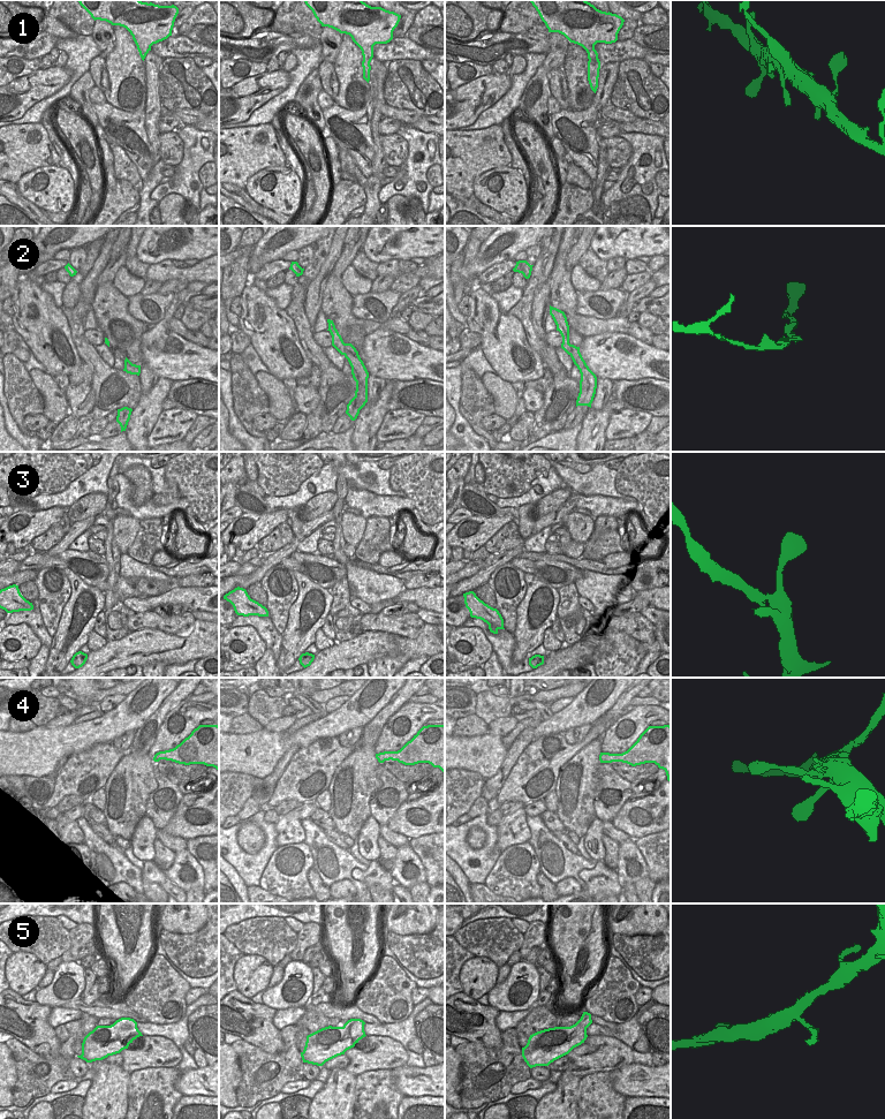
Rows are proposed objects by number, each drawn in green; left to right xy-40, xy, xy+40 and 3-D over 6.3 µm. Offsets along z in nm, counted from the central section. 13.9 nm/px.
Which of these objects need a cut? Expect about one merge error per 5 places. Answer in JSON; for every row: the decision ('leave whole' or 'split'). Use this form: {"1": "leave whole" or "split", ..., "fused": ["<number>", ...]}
{"1": "leave whole", "2": "leave whole", "3": "split", "4": "split", "5": "leave whole", "fused": ["3", "4"]}

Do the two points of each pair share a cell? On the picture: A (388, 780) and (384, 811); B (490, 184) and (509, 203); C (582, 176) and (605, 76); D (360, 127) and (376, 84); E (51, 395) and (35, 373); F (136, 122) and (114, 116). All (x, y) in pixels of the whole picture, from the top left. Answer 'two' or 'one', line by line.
A: one
B: one
C: two
D: one
E: one
F: one

